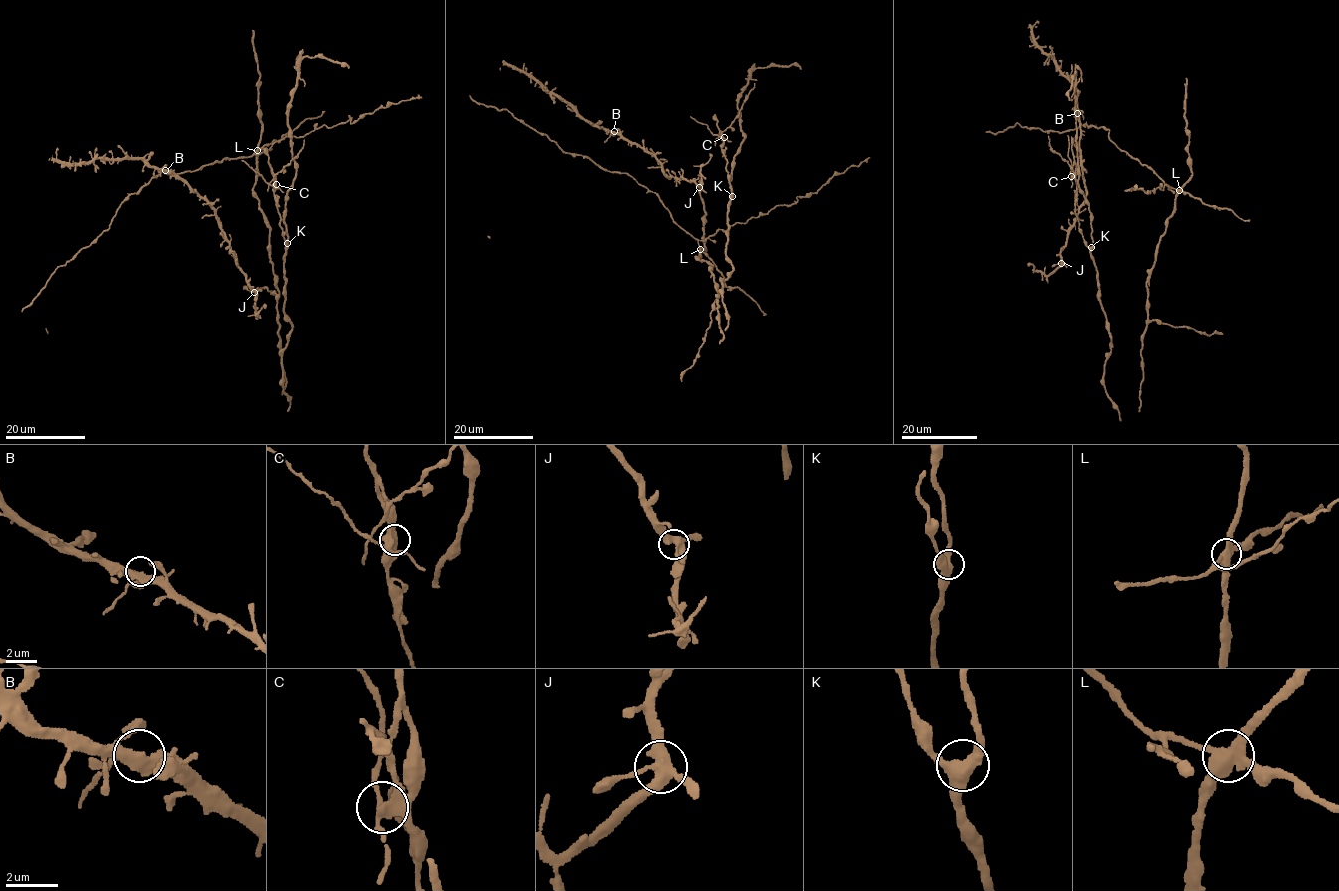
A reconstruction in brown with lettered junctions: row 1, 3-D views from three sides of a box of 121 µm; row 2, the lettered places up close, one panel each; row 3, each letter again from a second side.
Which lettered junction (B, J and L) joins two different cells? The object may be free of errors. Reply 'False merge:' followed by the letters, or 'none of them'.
False merge: L

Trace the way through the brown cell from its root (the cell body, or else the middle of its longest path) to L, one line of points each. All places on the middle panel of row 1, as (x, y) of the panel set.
L: (718, 299), (712, 264), (696, 257), (701, 249)

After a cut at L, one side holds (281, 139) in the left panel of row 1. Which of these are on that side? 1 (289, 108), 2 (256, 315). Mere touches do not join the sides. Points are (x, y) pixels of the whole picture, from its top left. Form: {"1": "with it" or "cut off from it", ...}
{"1": "cut off from it", "2": "with it"}

